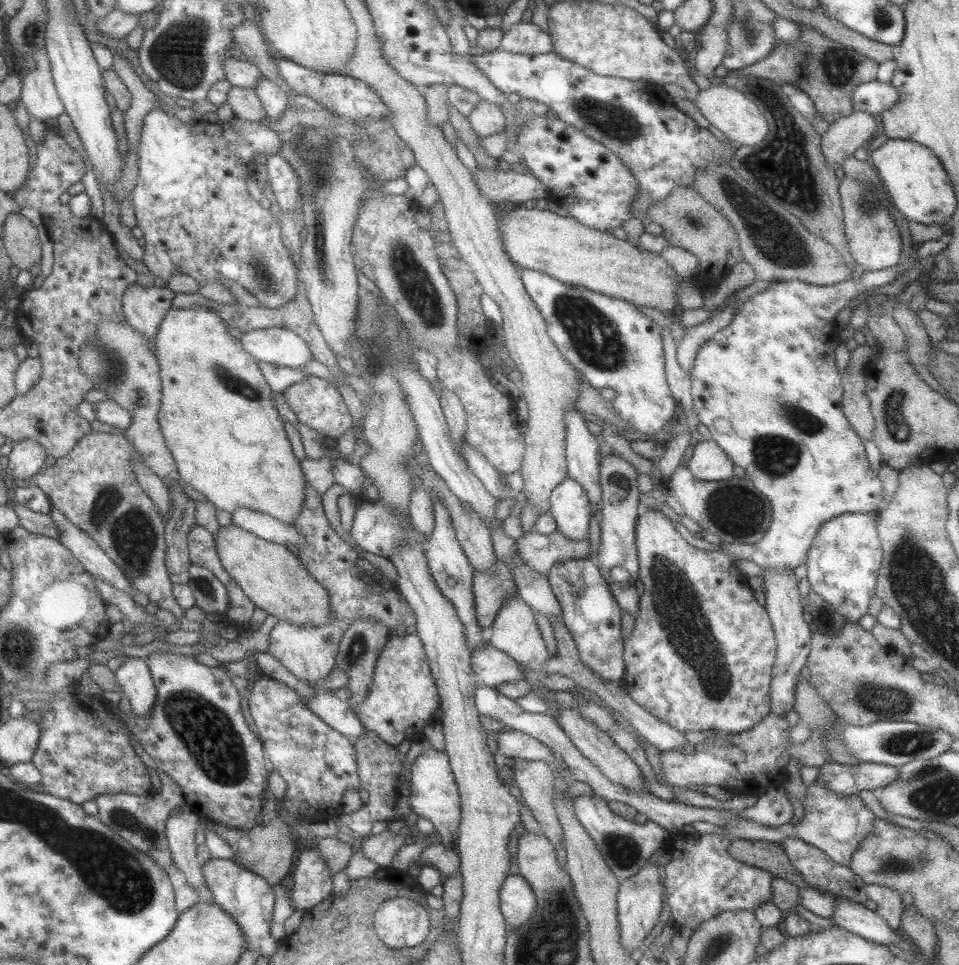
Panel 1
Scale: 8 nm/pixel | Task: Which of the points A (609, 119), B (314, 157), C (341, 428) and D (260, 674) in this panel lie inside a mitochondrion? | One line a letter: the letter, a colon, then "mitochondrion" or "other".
A: mitochondrion
B: mitochondrion
C: other
D: other

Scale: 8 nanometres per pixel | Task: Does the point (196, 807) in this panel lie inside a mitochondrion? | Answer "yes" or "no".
no

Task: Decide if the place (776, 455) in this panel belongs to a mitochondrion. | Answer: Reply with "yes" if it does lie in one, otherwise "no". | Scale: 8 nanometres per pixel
yes

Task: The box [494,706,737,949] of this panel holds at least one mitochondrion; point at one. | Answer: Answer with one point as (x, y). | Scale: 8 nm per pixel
(624, 850)

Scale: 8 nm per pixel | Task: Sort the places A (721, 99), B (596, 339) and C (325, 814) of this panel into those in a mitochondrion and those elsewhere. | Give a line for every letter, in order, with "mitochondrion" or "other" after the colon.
A: other
B: mitochondrion
C: other

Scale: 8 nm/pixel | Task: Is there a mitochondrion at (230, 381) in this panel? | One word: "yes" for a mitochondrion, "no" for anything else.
yes

